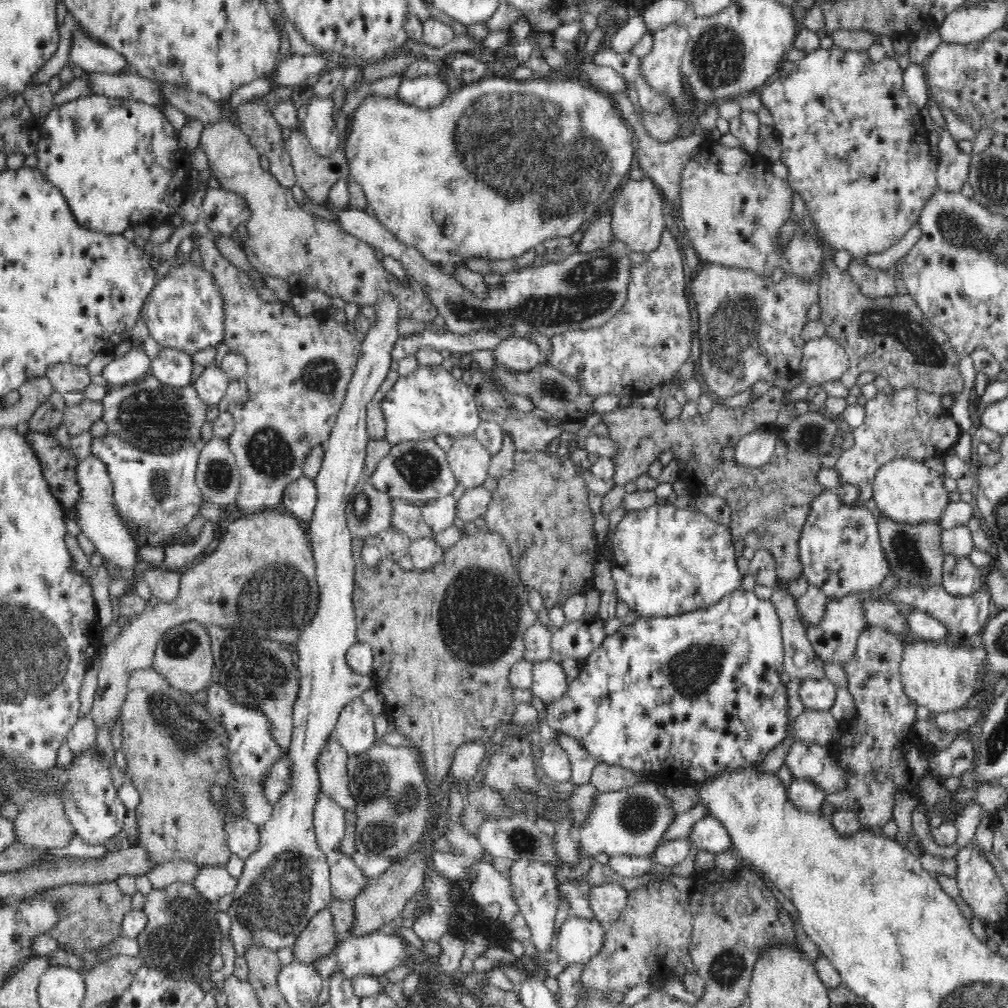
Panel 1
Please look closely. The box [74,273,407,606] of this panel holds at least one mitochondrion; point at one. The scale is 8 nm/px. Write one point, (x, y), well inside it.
(152, 417)

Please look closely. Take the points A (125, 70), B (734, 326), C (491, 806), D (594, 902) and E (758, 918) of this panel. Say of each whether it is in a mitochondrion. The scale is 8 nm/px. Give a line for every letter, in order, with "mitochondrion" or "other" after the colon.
A: other
B: mitochondrion
C: mitochondrion
D: other
E: other

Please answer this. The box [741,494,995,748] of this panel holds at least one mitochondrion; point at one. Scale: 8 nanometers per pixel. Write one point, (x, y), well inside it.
(908, 559)

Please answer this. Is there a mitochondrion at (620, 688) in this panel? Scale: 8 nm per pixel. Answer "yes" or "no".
no

